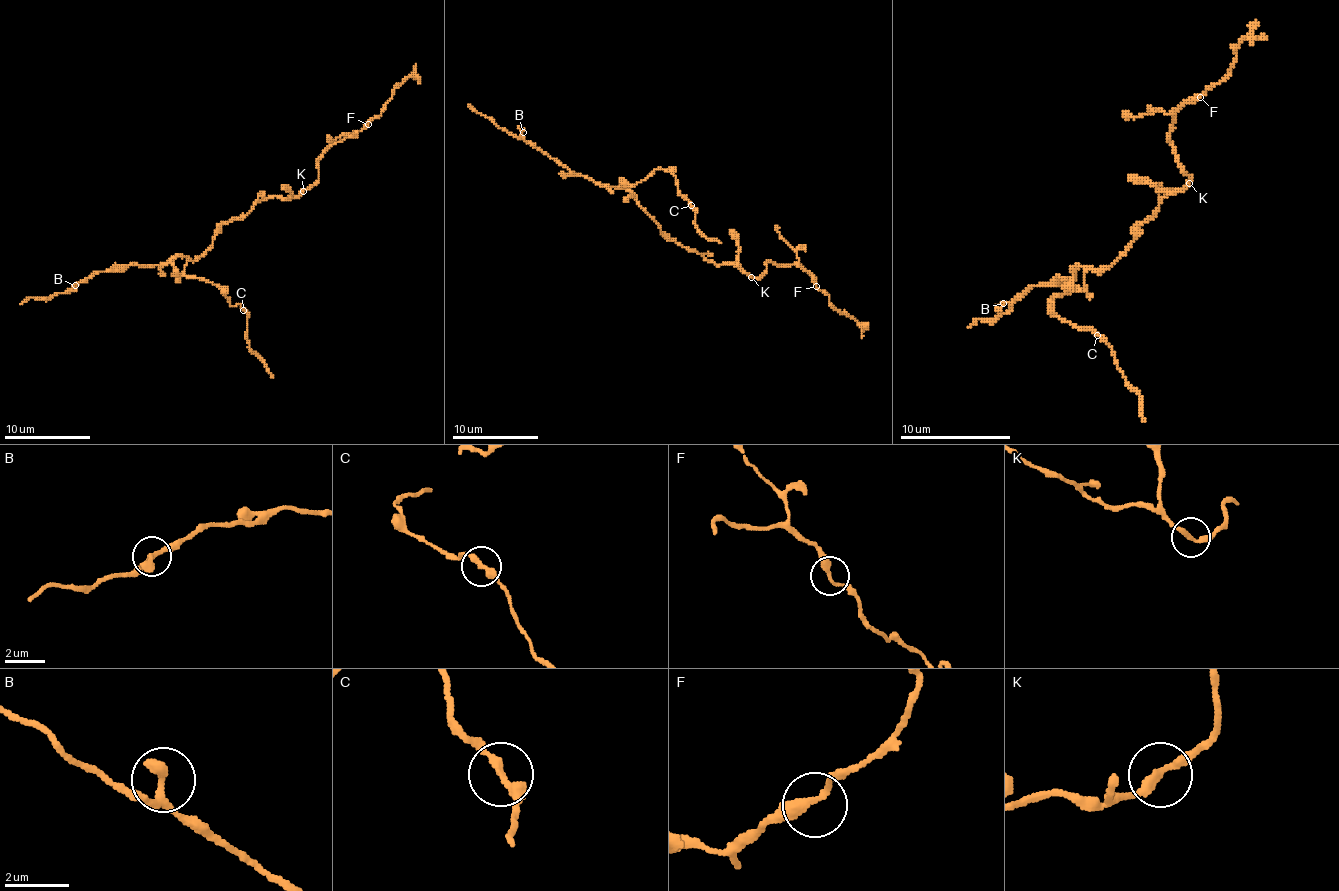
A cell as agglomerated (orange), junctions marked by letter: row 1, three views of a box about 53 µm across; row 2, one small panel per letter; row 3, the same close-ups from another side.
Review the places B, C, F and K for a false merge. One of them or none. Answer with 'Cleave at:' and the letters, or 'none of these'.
Cleave at: none of these

